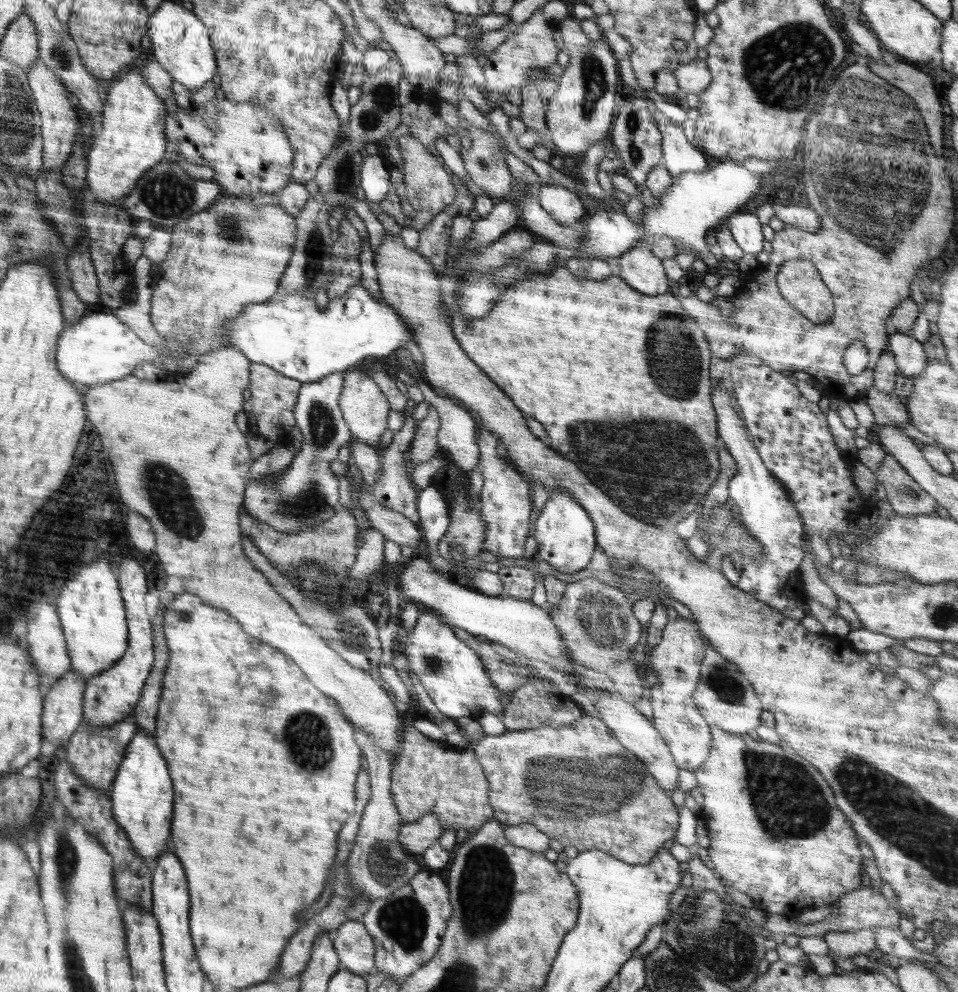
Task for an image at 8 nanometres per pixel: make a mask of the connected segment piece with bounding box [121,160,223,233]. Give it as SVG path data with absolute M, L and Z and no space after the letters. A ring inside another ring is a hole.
M163 160L142 176L134 191L122 200L121 206L126 207L126 210L133 213L136 218L149 220L153 226L160 228L160 231L166 228L168 233L180 222L186 222L193 214L206 210L222 195L220 186L216 182L194 179L177 163L168 164Z

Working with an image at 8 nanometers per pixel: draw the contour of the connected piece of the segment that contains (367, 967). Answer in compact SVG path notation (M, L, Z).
M346 921L332 934L340 969L366 976L375 970L374 939L361 921Z

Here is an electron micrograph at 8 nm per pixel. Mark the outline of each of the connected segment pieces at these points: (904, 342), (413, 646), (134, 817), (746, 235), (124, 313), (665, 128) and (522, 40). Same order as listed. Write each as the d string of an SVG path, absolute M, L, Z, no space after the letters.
M895 330L888 332L888 344L894 353L899 372L905 378L916 379L925 371L927 358L922 346L914 337Z
M423 609L420 616L408 632L401 628L395 650L401 650L408 659L408 667L420 680L436 708L452 720L471 717L478 720L484 712L501 716L506 699L500 698L500 692L486 675L482 661L454 635L451 627L443 623L435 612Z
M138 730L128 746L121 767L113 780L109 797L112 803L112 814L120 828L128 833L132 847L140 853L145 863L153 866L160 855L168 848L170 822L172 822L172 782L168 776L166 761L160 754L155 737L145 730Z
M744 210L734 214L728 220L728 230L743 250L743 254L757 256L764 244L762 224L756 215Z
M143 254L138 257L138 286L134 304L112 310L114 316L125 322L144 343L157 348L162 354L169 354L167 342L153 327L150 318L151 285L153 278L149 276L151 260Z
M650 105L652 116L661 130L662 161L670 175L674 178L686 172L700 173L705 170L704 153L695 143L690 143L681 124L673 123L656 107Z
M542 8L534 11L534 14L519 25L516 33L508 37L496 47L487 57L486 67L483 68L484 78L486 80L486 100L491 102L494 107L500 106L500 100L505 96L508 90L512 88L521 88L530 81L527 75L531 68L542 68L546 70L552 64L556 64L556 56L559 49L556 47L556 41L552 37L554 28L560 23L548 22L542 15Z

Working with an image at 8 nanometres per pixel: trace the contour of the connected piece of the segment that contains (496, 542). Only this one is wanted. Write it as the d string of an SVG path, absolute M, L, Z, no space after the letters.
M479 428L477 444L480 456L476 468L484 476L478 511L485 522L485 550L499 558L520 558L524 556L524 543L530 536L530 516L532 516L531 484L507 463L506 458L498 456L498 441L484 428Z

